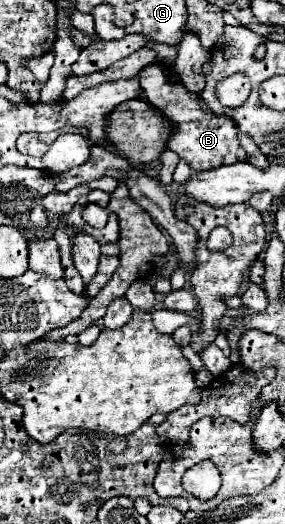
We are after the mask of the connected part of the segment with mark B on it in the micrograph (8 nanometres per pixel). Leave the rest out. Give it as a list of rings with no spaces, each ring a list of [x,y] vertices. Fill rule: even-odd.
[[[151,63],[149,67],[145,67],[139,75],[141,75],[141,87],[143,87],[145,99],[155,109],[159,109],[165,119],[173,123],[173,135],[167,141],[167,149],[175,151],[181,159],[191,163],[193,171],[207,171],[219,165],[247,161],[247,153],[237,139],[237,127],[227,115],[215,115],[215,113],[203,111],[201,97],[181,87],[181,83],[175,83],[175,81],[169,83],[157,63]]]

